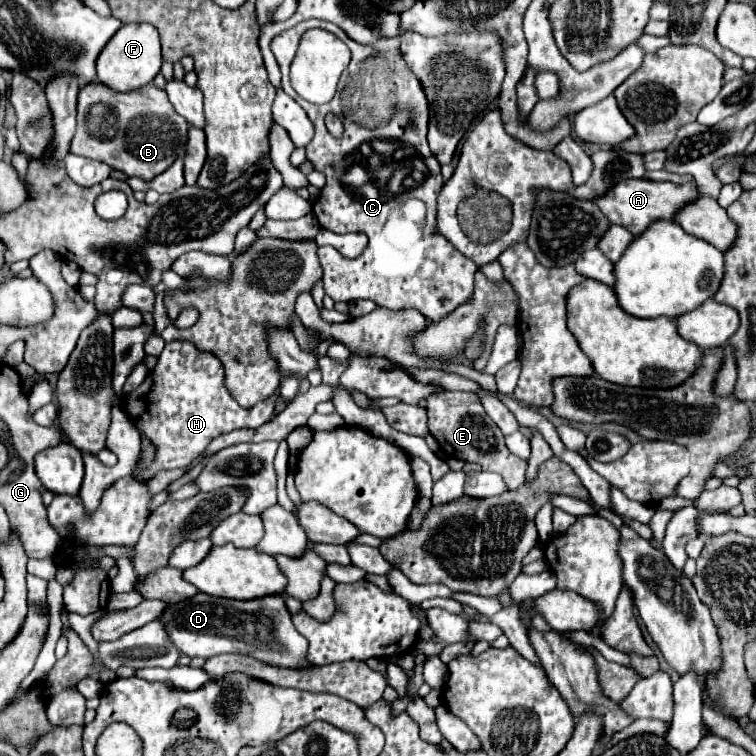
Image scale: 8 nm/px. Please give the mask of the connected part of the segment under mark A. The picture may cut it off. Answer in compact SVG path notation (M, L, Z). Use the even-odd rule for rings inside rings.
M627 179L627 181L619 181L619 185L613 185L613 189L609 193L605 193L603 197L595 197L595 205L599 207L599 211L615 225L623 225L625 229L631 229L633 235L641 235L649 223L657 221L657 219L673 219L675 213L695 201L699 197L697 193L697 185L695 183L687 183L687 185L673 185L673 183L661 183L661 181L649 181L649 179Z

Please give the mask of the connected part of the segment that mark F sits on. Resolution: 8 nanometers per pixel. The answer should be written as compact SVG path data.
M149 23L121 25L119 33L111 37L101 55L97 57L97 77L115 91L129 91L149 85L161 71L161 43L159 33Z

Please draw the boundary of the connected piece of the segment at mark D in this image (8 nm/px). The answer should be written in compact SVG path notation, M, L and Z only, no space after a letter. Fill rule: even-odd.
M197 593L179 603L167 605L161 615L171 643L177 645L185 657L211 657L219 653L241 653L253 655L271 665L299 667L309 665L305 661L307 639L303 639L291 623L291 613L285 605L283 595L267 595L251 601L211 597Z

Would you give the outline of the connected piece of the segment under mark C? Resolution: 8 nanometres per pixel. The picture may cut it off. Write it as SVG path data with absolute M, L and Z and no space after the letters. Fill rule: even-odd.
M347 39L345 43L347 43L347 47L351 49L351 63L349 63L349 67L343 71L343 75L341 75L341 79L339 79L337 93L335 93L335 97L333 97L331 103L327 103L327 105L313 105L313 103L307 103L305 99L299 99L299 95L295 95L295 89L289 85L289 75L283 75L283 91L285 91L289 97L293 97L293 99L305 109L305 113L309 115L309 119L311 119L313 125L315 125L315 137L313 137L313 141L307 145L307 159L313 163L315 171L321 171L321 173L325 175L325 179L327 179L327 183L325 183L325 187L321 189L321 195L319 195L319 199L317 199L317 203L319 203L319 207L321 207L321 215L319 215L321 227L325 227L325 229L339 234L361 231L367 233L367 237L369 237L367 249L365 249L359 257L355 257L355 259L343 257L337 249L331 246L318 248L317 255L320 264L323 265L325 293L327 293L335 303L337 303L337 301L349 303L349 301L355 301L355 299L371 299L371 301L377 303L379 307L385 307L385 309L391 309L391 311L417 309L419 313L423 313L423 317L425 317L427 321L441 321L443 317L447 317L447 313L453 313L459 305L467 303L467 301L473 297L473 275L475 275L475 271L477 271L477 265L475 265L469 257L465 257L463 253L459 253L445 237L439 237L439 233L435 233L435 195L439 193L439 189L441 189L441 185L443 185L443 177L441 177L441 167L439 167L439 163L435 161L435 157L433 157L433 153L431 153L431 149L429 149L429 145L427 145L429 103L427 103L427 97L425 97L423 85L421 85L421 81L411 73L411 69L407 69L407 65L405 65L405 61L403 61L403 57L401 57L401 53L399 53L399 43L397 43L397 41L385 39L385 41L383 41L383 47L381 47L381 41L377 41L377 43L373 43L373 45L367 45L367 47L357 45L357 43L351 41L351 39ZM327 113L335 113L335 115L341 117L341 121L345 123L345 137L335 139L333 135L329 135L329 131L325 129L325 123L323 123L323 119L325 119ZM353 167L359 167L359 169L363 171L363 179L367 179L367 183L347 183L347 181L345 181L345 175L347 175ZM407 199L419 199L419 201L425 203L425 207L427 207L425 225L421 225L419 221L411 221L411 219L407 217L407 215L409 215L409 213L405 211L405 201L407 201Z

